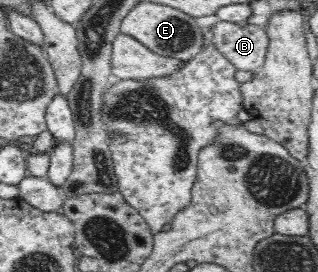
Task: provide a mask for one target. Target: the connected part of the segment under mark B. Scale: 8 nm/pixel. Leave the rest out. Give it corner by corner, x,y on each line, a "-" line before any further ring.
220,21
214,26
212,46
236,68
236,71
247,71
255,73
265,62
266,49
268,47
268,36
263,26
238,25
234,22

